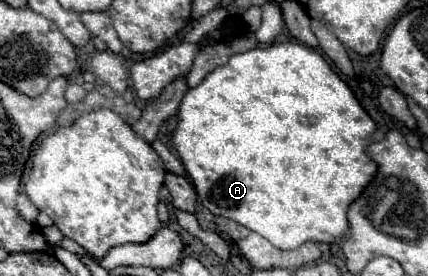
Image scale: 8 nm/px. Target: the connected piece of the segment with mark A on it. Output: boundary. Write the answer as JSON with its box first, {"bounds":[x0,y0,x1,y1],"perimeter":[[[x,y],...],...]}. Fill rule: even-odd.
{"bounds":[172,43,376,249],"perimeter":[[[274,43],[270,47],[256,47],[240,55],[232,55],[230,61],[224,67],[216,67],[212,73],[204,77],[204,81],[184,95],[180,107],[178,107],[178,123],[172,133],[172,143],[180,155],[182,165],[186,167],[188,177],[192,179],[200,203],[212,213],[222,215],[226,219],[232,219],[250,231],[266,237],[274,247],[278,249],[298,249],[298,245],[304,245],[306,241],[318,241],[318,243],[330,243],[344,235],[348,223],[346,223],[346,211],[348,205],[362,193],[362,189],[370,183],[370,179],[376,173],[376,163],[364,153],[366,145],[370,143],[370,135],[374,133],[376,125],[368,117],[368,113],[362,109],[358,99],[354,97],[352,89],[332,71],[328,61],[316,53],[314,49],[302,45],[302,43]]]}

